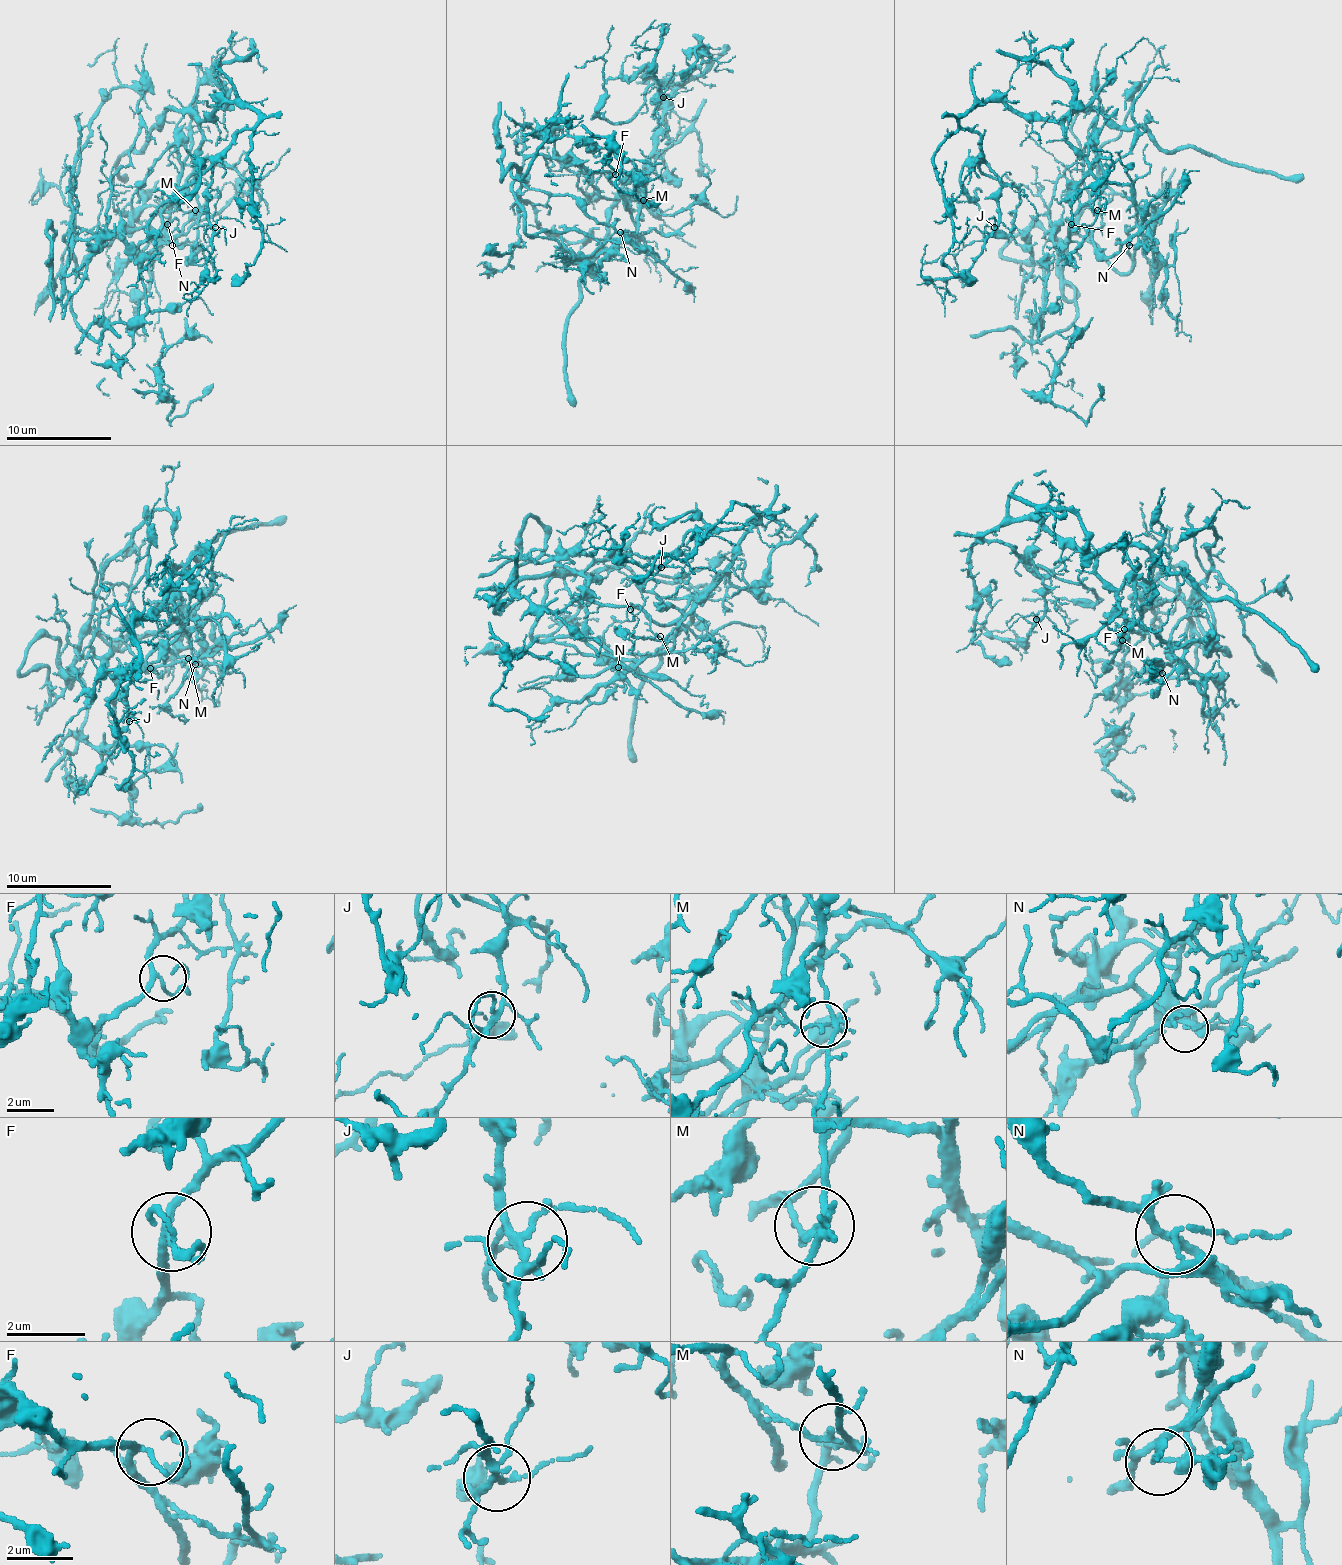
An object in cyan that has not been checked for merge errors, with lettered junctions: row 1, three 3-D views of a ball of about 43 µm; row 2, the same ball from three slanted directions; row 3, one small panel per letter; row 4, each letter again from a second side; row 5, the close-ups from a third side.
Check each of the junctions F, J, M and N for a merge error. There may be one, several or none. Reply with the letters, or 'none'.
M

